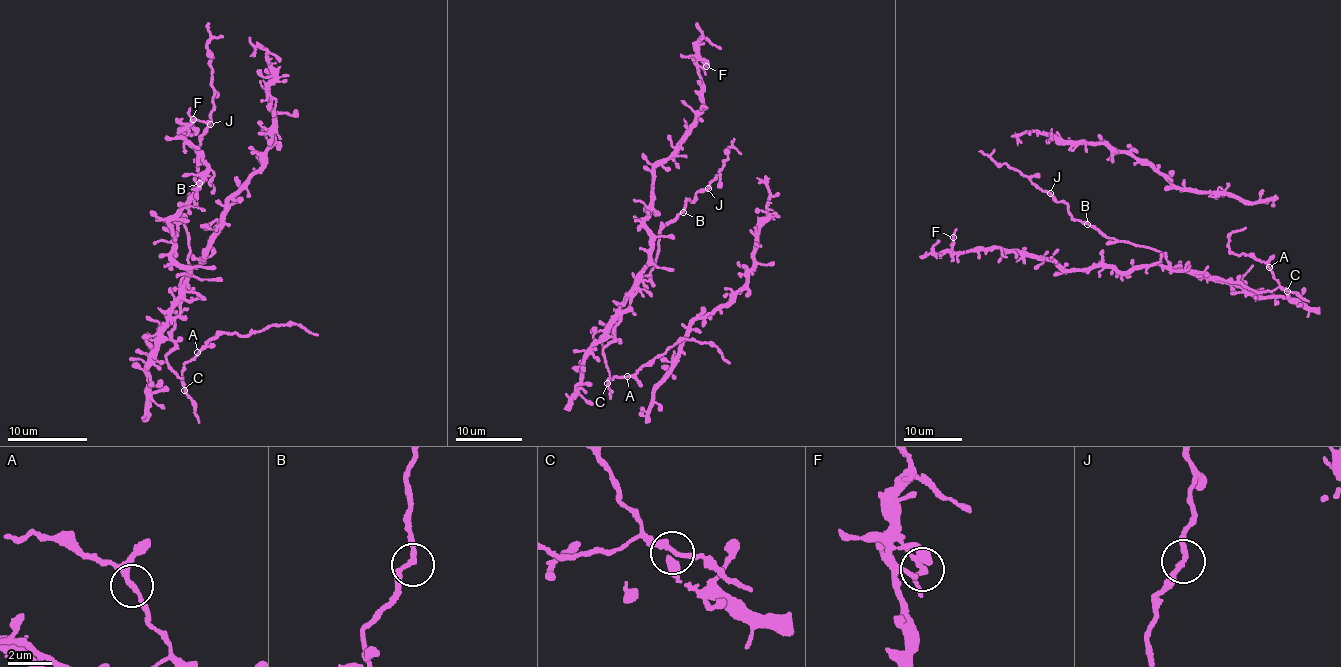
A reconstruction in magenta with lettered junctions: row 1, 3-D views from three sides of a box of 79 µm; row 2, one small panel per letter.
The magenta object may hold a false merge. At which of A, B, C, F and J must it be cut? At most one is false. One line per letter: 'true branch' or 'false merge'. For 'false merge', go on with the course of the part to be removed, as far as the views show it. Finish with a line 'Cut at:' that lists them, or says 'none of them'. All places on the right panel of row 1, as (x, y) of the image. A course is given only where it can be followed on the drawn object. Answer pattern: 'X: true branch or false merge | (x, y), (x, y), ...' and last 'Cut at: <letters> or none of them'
A: true branch
B: true branch
C: true branch
F: true branch
J: true branch
Cut at: none of them

